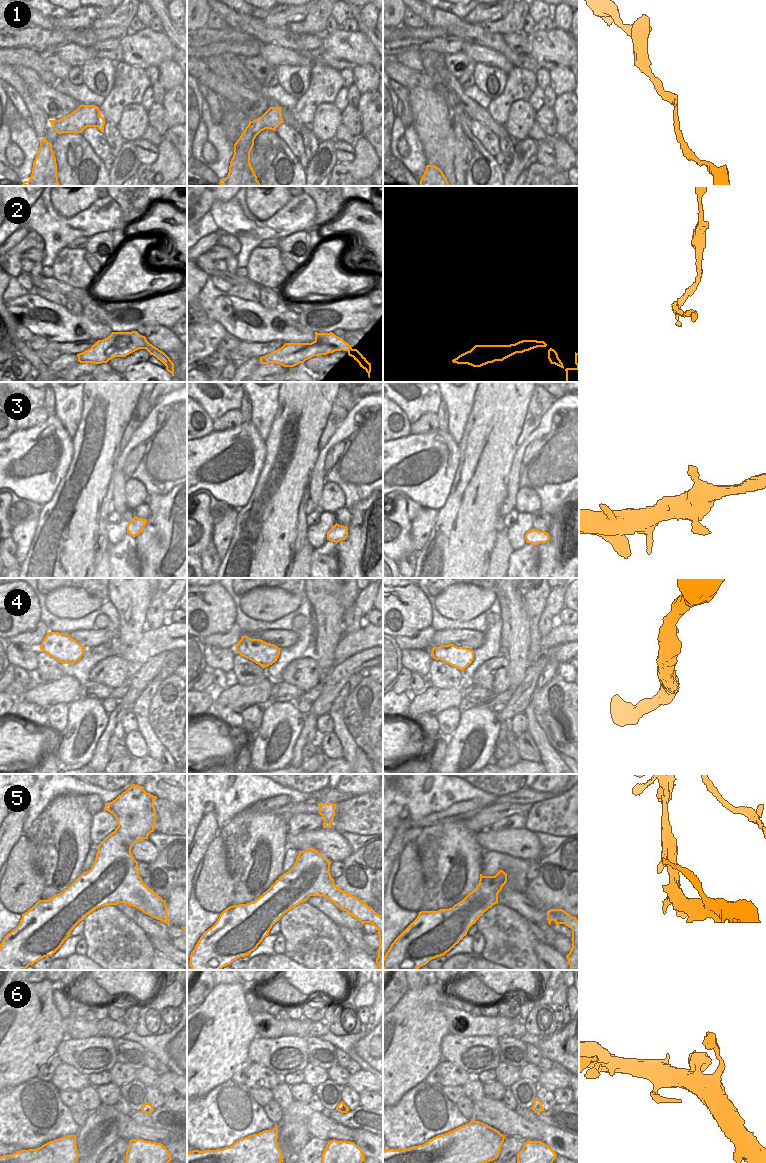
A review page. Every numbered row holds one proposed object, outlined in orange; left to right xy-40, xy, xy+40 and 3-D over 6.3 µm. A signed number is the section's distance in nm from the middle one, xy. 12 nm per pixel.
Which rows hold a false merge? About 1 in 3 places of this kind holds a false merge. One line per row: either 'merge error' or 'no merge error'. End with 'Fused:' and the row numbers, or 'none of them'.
1: no merge error
2: merge error
3: no merge error
4: no merge error
5: merge error
6: no merge error
Fused: 2, 5

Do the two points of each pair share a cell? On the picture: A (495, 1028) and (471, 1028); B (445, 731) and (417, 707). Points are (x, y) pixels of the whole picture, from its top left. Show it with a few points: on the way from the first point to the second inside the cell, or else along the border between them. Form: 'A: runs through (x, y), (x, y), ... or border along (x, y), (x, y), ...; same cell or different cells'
A: runs through (489, 1028), (477, 1028); same cell
B: border along (456, 706), (446, 708), (436, 716); different cells

